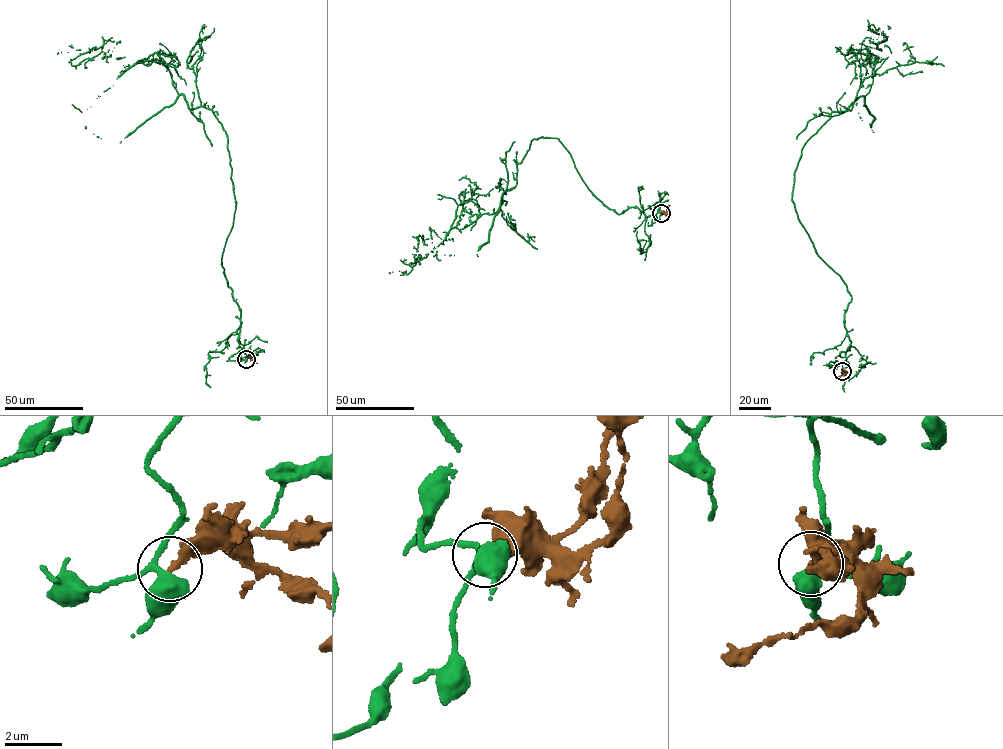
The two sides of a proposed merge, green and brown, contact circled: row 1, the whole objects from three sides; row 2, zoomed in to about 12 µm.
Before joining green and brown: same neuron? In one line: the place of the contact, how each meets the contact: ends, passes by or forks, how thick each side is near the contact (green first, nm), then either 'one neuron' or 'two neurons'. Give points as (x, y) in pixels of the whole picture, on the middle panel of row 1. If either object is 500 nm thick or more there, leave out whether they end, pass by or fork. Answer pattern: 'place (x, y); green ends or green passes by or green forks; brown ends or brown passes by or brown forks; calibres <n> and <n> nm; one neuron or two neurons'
place (661, 213); green forks; brown ends; calibres 400 and 240 nm; two neurons

